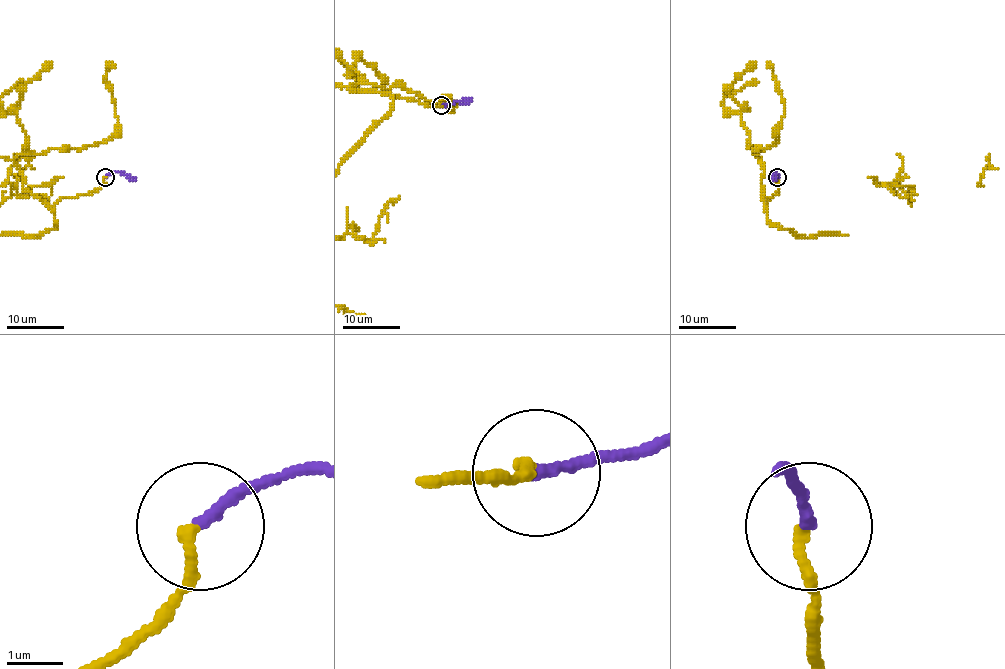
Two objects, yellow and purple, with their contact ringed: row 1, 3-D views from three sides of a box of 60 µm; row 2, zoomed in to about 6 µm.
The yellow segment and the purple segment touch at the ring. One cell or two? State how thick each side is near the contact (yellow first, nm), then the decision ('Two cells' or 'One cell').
Thickness 200 nm (yellow) against 200 nm. One cell

